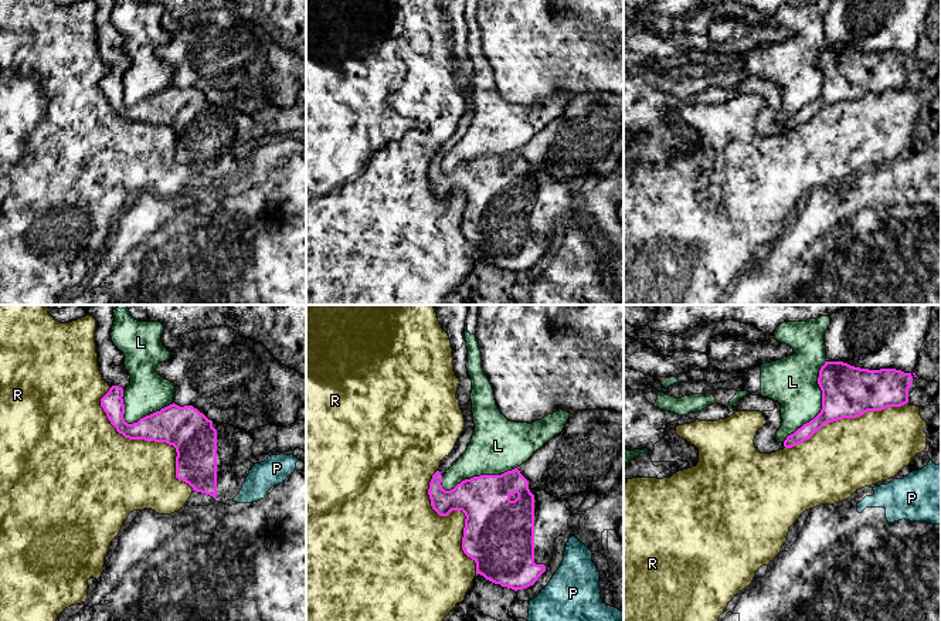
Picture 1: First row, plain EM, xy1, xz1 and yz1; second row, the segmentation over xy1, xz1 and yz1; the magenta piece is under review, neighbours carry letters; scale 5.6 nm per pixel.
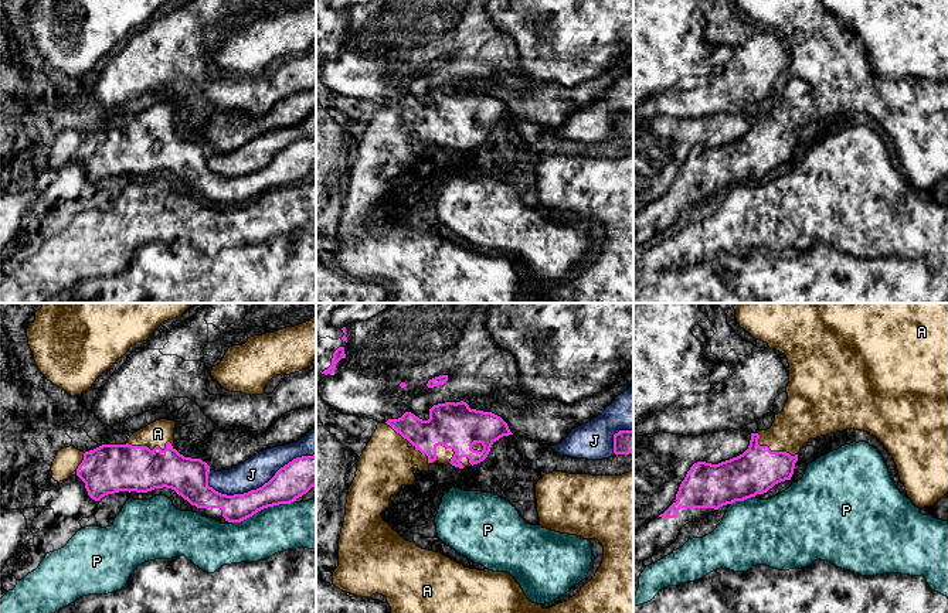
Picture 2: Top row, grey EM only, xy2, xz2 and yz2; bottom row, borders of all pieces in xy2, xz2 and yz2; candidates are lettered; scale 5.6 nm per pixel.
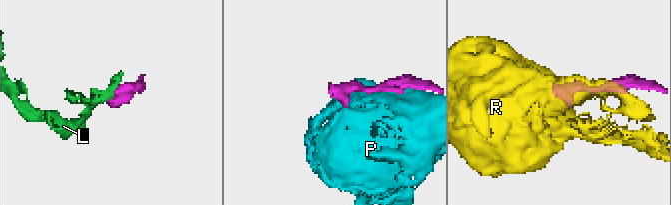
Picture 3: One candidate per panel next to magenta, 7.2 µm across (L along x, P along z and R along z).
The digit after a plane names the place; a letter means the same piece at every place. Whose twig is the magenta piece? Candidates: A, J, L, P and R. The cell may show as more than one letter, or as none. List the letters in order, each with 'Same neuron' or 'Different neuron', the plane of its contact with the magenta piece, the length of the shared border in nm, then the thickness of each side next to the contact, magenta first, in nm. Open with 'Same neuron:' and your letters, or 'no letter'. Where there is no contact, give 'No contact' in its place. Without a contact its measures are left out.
Same neuron: A
A: Same neuron. Touches magenta in xz2. Shared border 260 nm. Thickness 260 nm (magenta) against 240 nm
J: Different neuron. Touches magenta in xy2. Shared border 650 nm. Thickness 200 nm (magenta) against 170 nm
L: Different neuron. Touches magenta in yz1. Shared border 500 nm. Thickness 300 nm (magenta) against 280 nm
P: Different neuron. Touches magenta in xy2. Shared border 380 nm. Thickness 200 nm (magenta) against 260 nm
R: Different neuron. Touches magenta in xy1. Shared border 750 nm. Thickness 240 nm (magenta) against 420 nm

